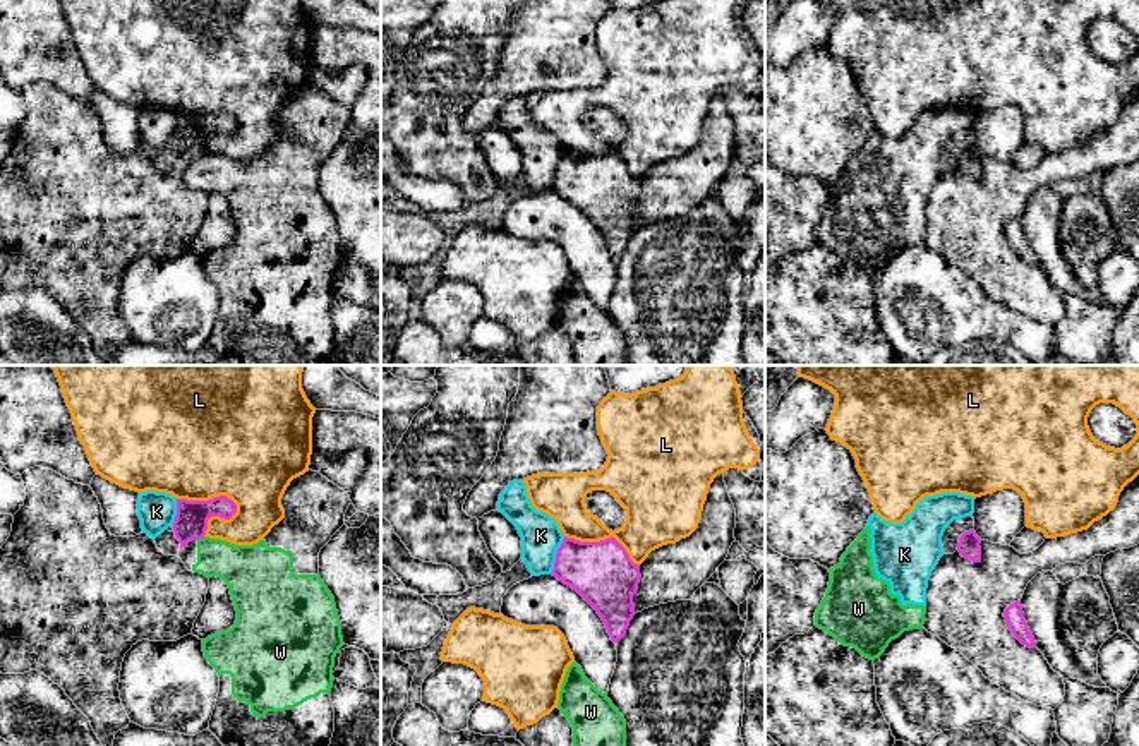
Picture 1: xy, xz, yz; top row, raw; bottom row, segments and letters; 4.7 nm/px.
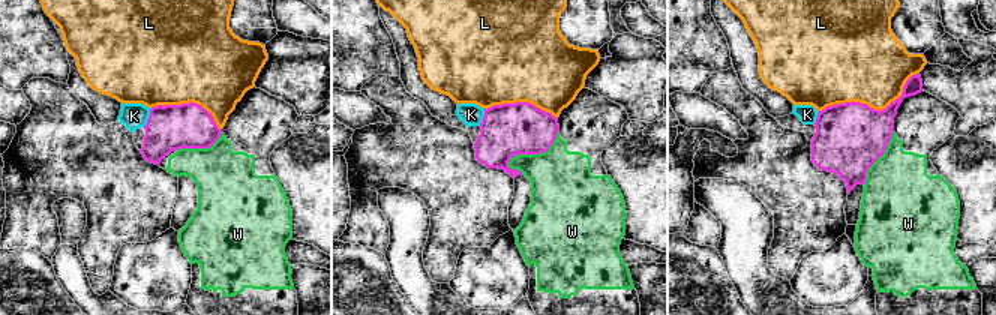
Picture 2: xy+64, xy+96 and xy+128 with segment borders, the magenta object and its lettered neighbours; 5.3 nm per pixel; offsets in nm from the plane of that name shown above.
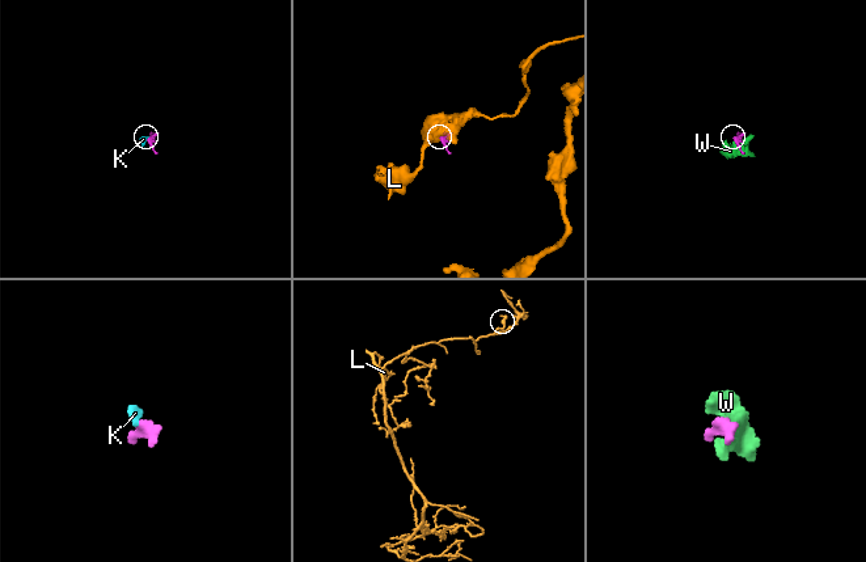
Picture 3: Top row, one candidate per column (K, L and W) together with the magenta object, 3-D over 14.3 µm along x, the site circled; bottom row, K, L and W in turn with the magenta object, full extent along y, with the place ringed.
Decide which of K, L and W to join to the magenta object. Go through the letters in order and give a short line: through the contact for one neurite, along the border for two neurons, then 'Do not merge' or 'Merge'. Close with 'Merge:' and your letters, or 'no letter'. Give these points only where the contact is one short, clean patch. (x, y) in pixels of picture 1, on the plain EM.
K: Line: xz (565, 153), (558, 165), (554, 184), (549, 189). Do not merge
L: Do not merge
W: Do not merge
Merge: no letter

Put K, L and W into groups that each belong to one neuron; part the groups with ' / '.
K W / L

